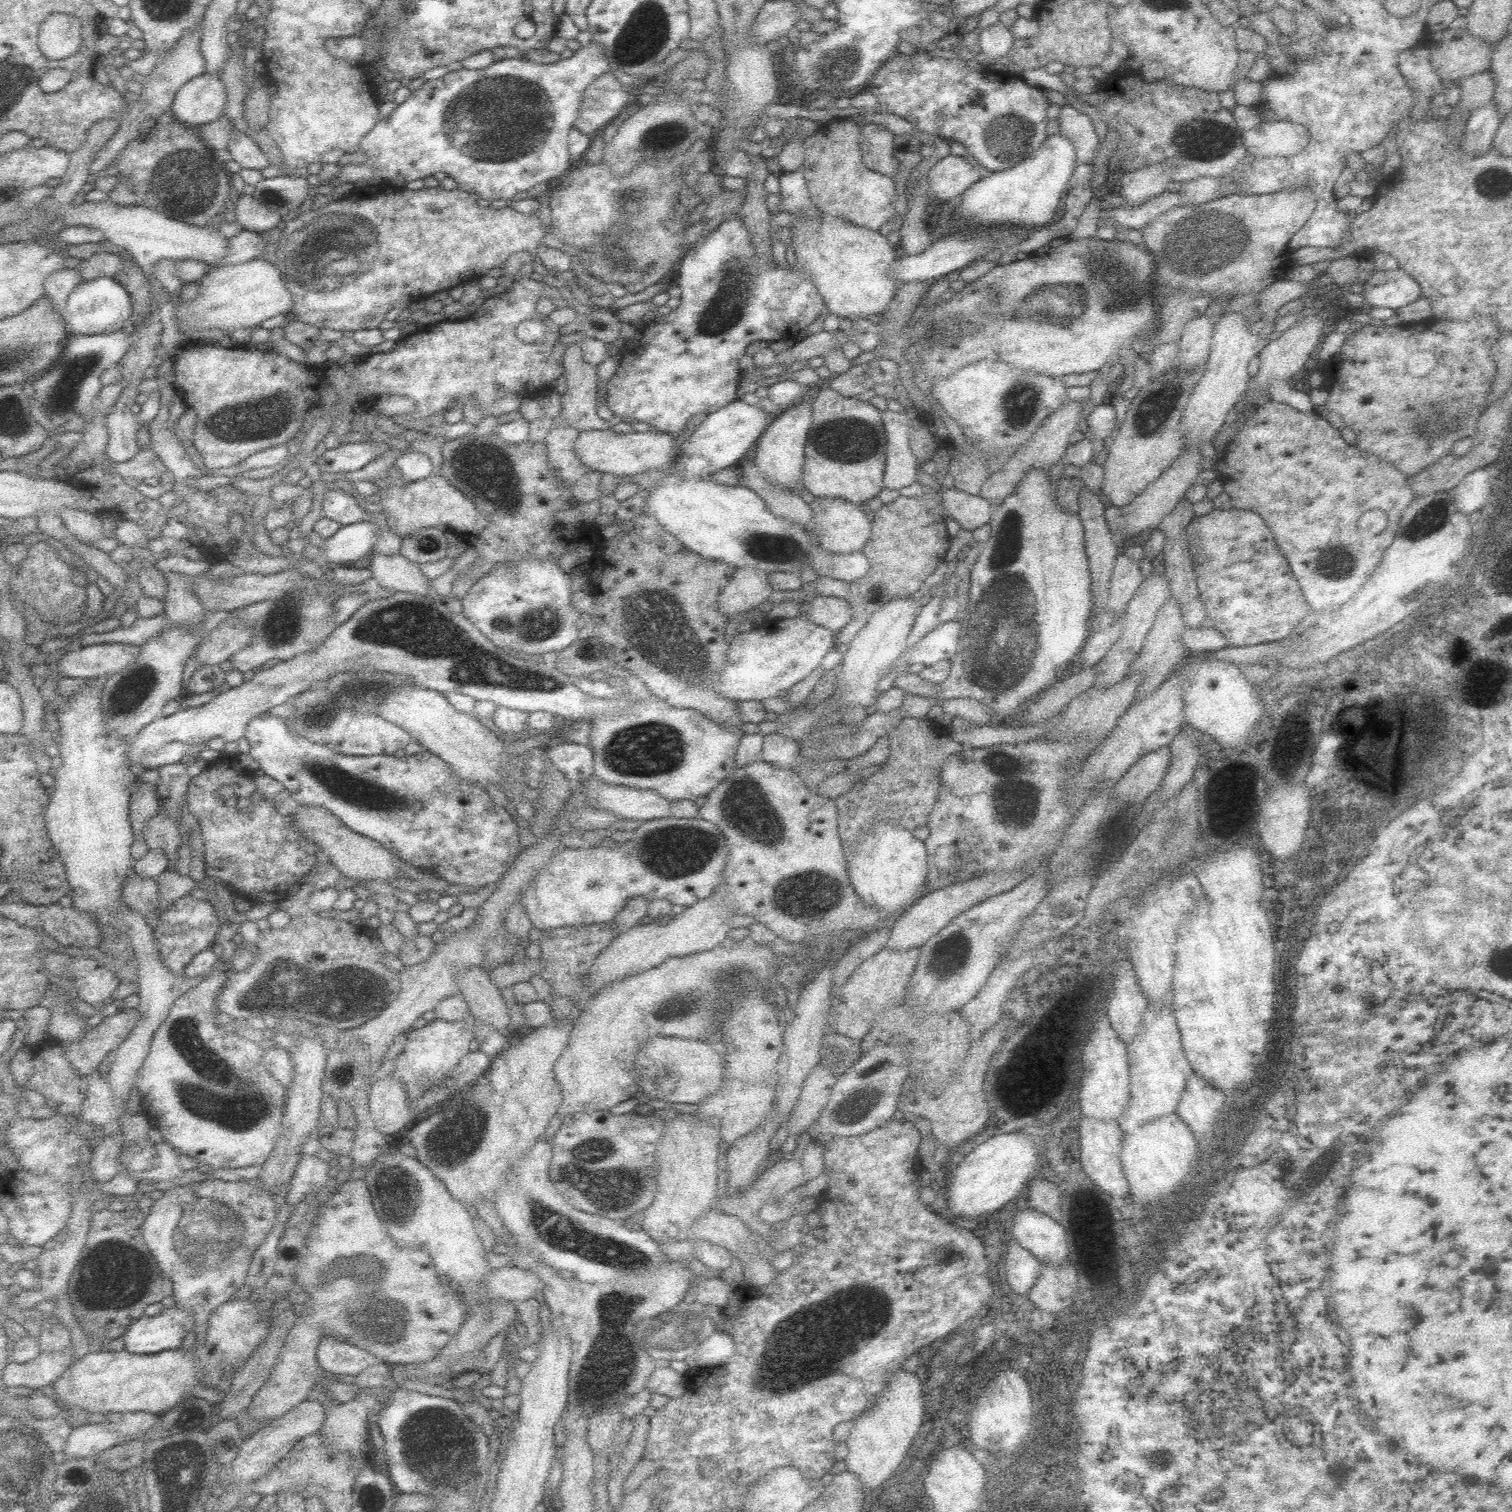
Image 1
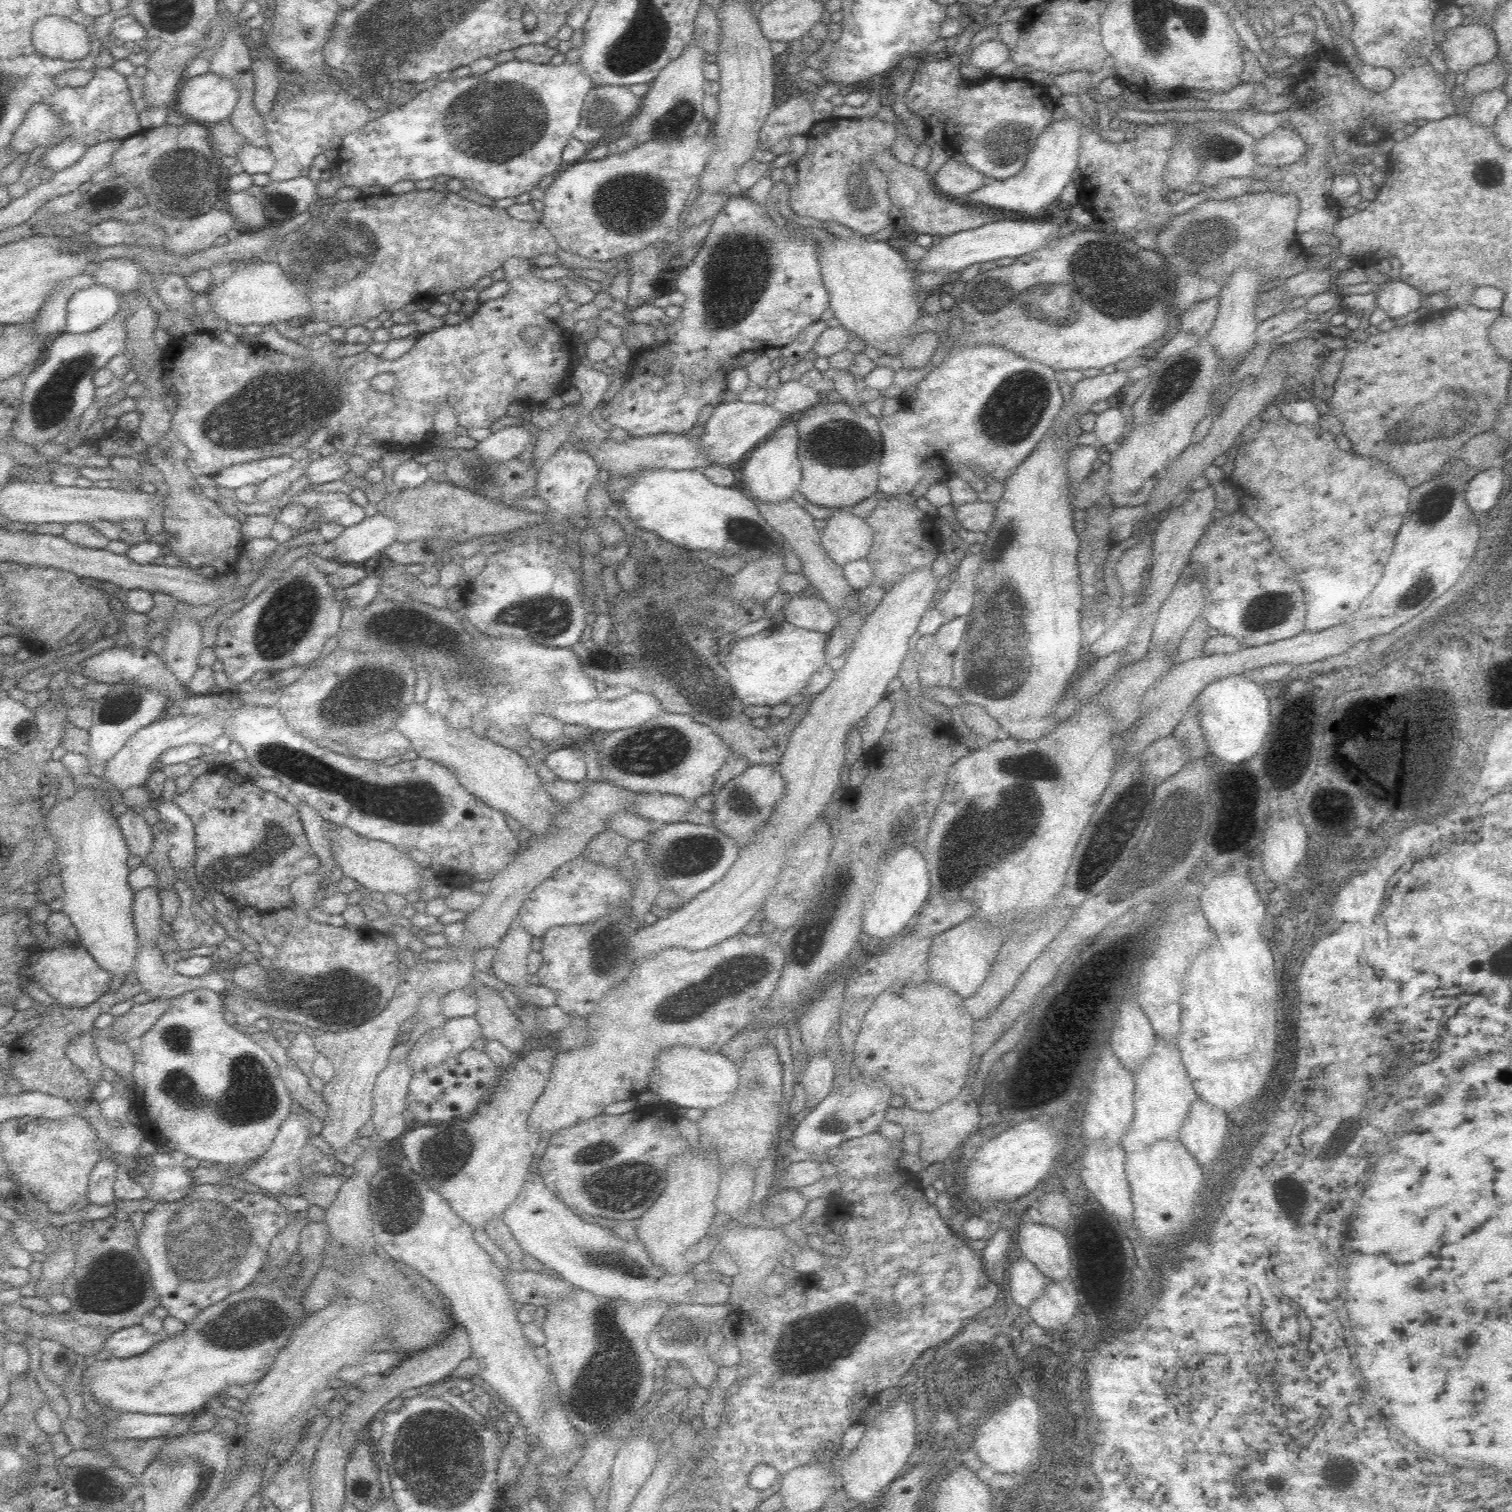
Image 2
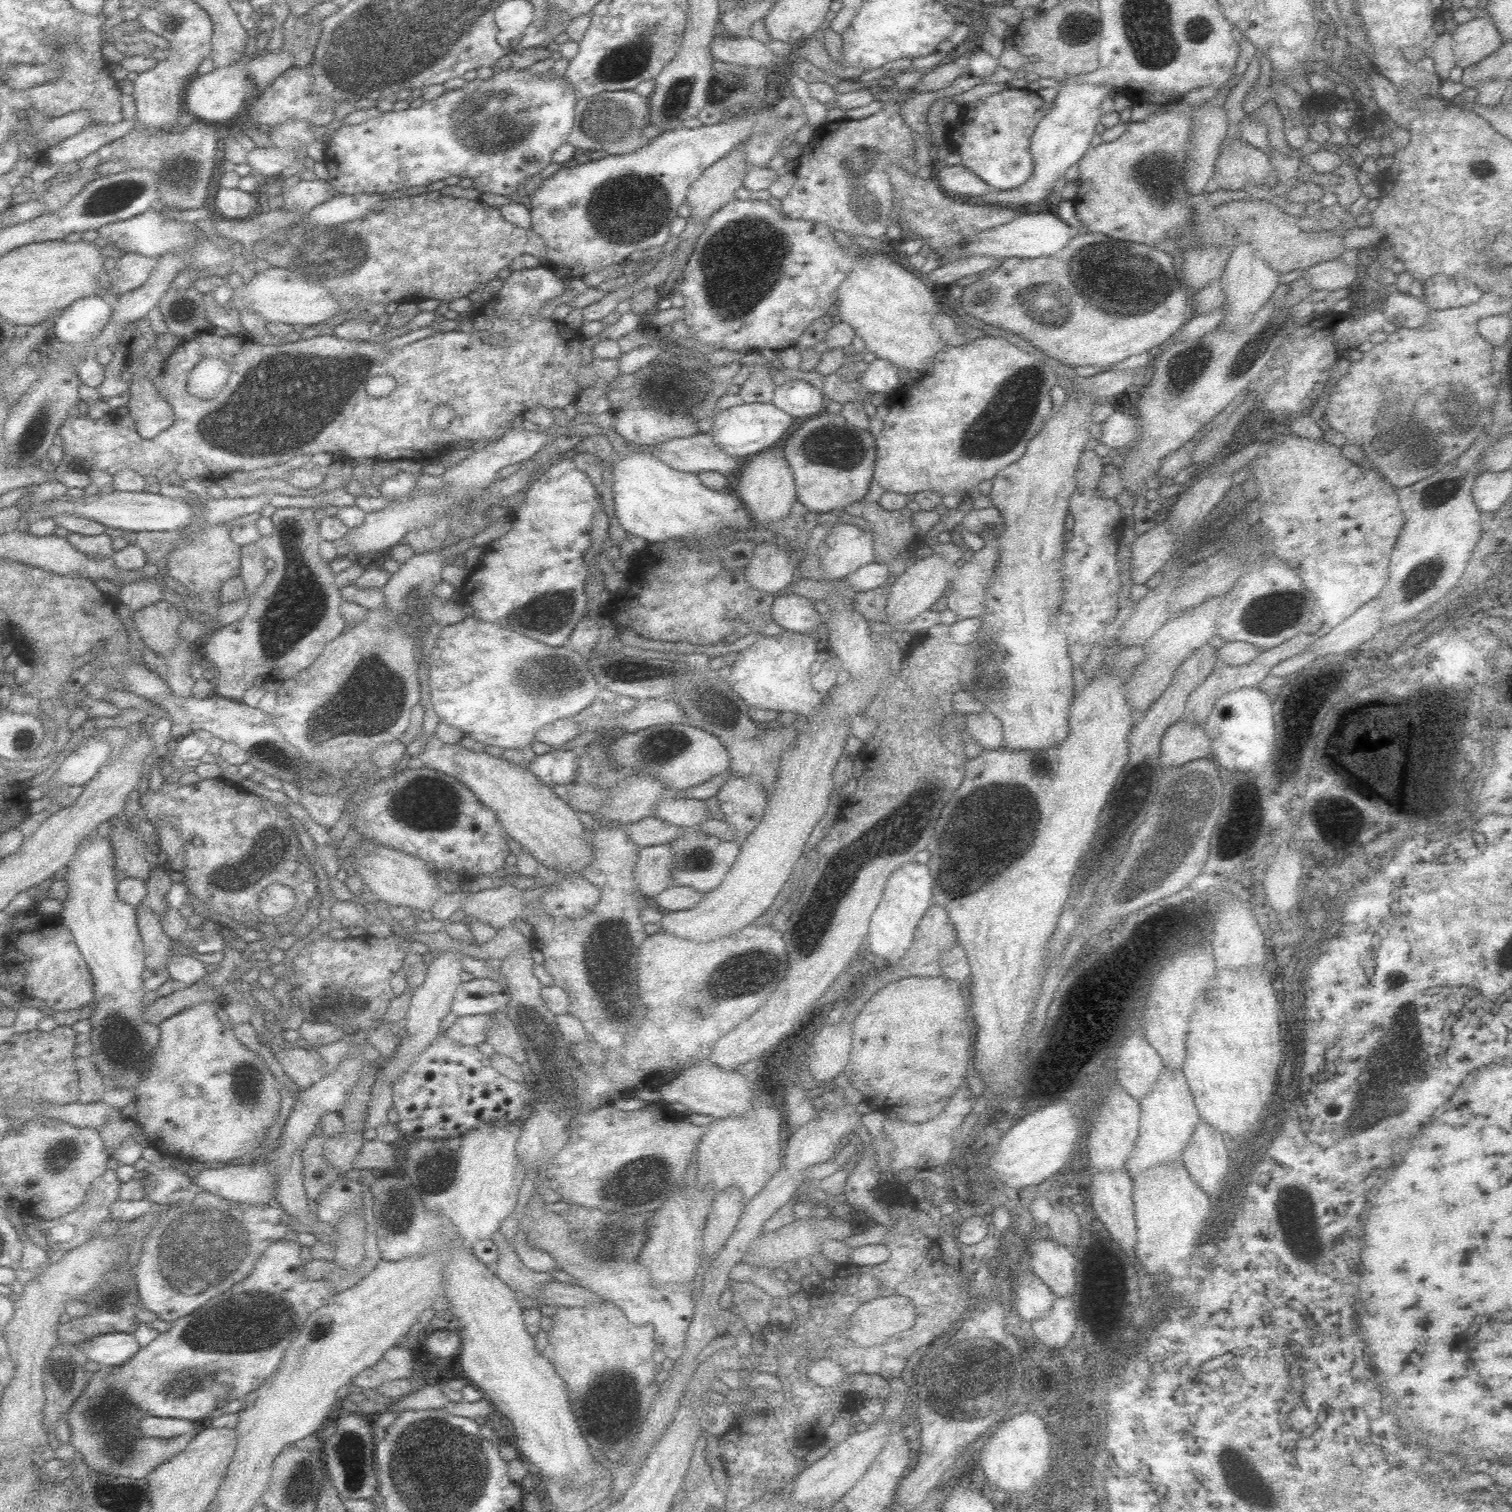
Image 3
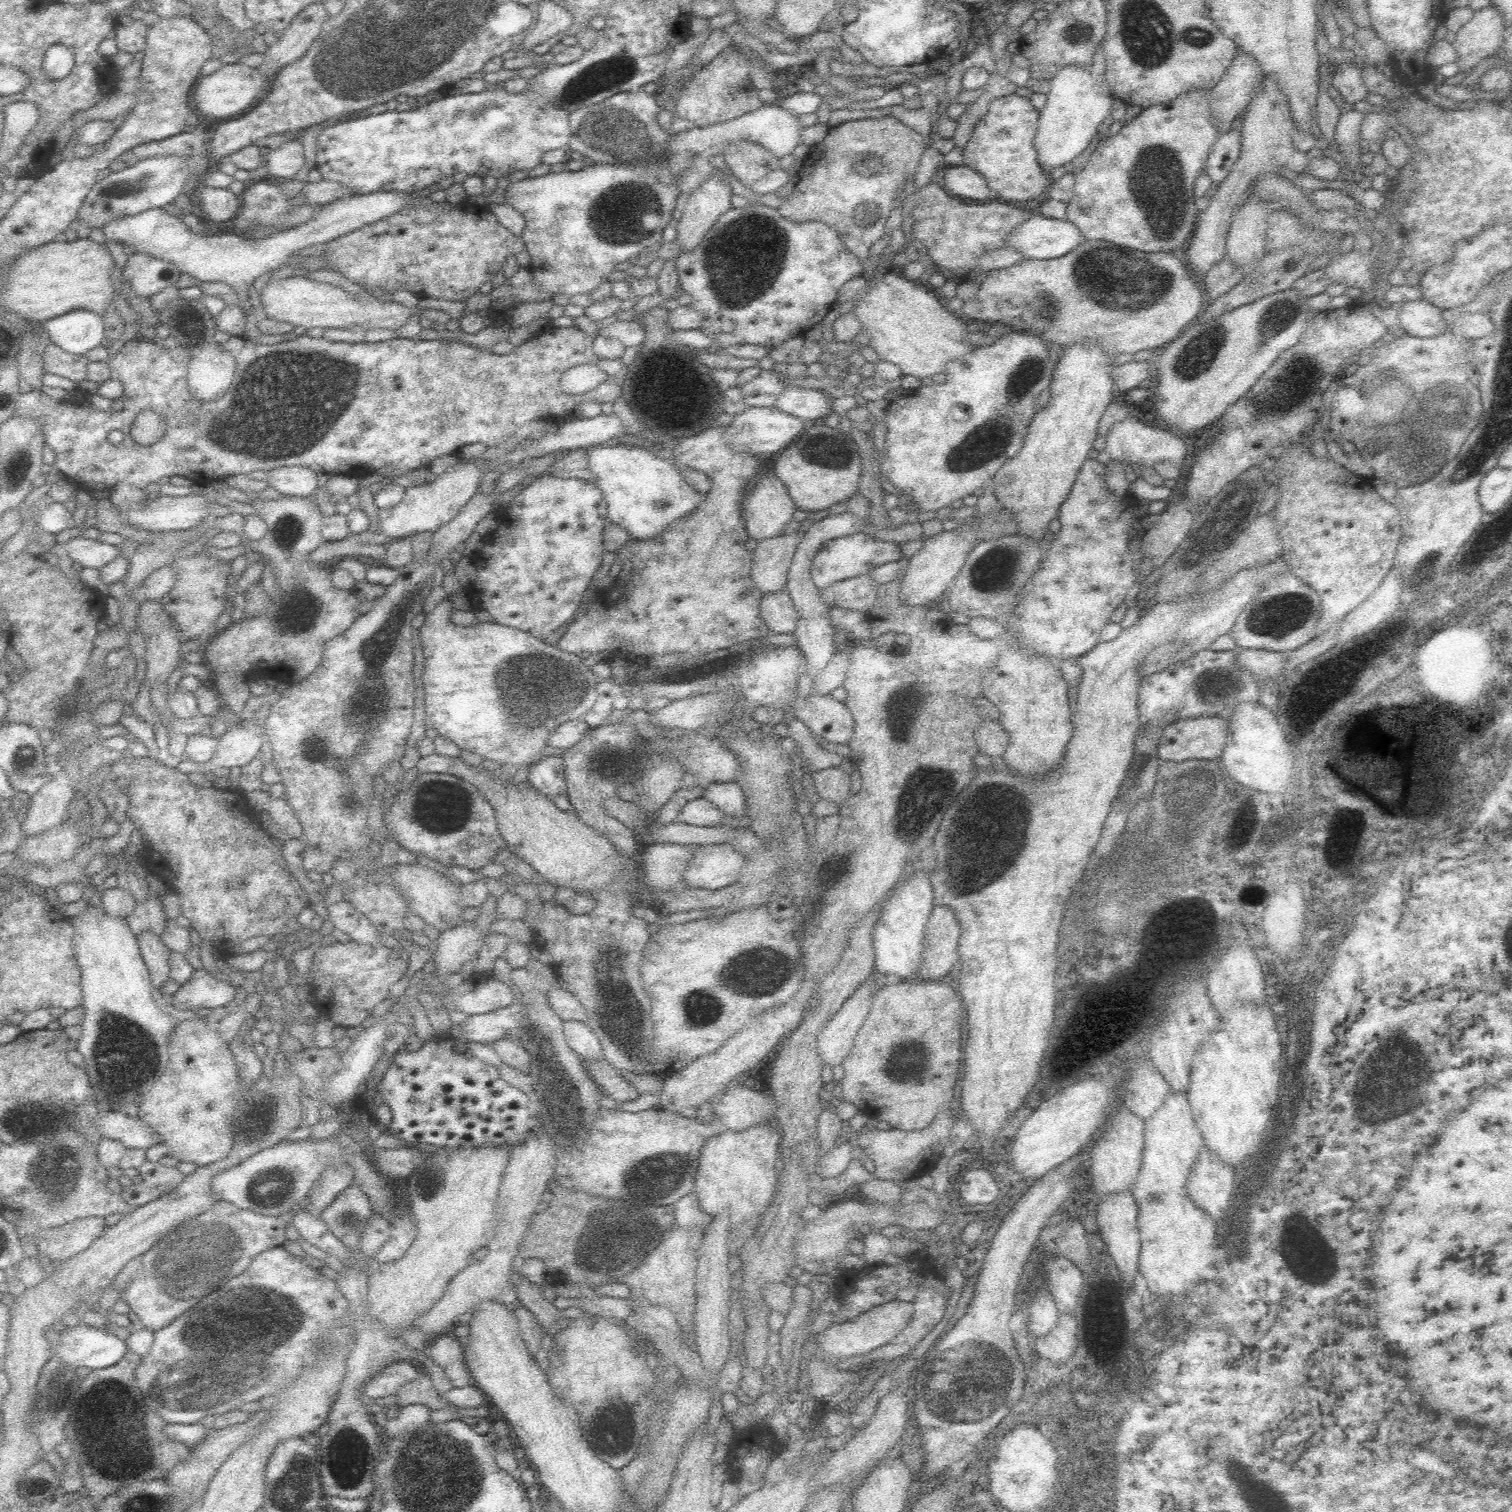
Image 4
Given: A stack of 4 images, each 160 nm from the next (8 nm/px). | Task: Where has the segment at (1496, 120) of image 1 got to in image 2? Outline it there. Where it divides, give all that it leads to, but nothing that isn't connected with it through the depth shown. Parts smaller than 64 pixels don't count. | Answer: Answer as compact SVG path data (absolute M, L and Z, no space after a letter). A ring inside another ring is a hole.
M1494 88L1472 97L1469 109L1464 113L1472 122L1491 126L1498 114L1510 102L1502 88Z

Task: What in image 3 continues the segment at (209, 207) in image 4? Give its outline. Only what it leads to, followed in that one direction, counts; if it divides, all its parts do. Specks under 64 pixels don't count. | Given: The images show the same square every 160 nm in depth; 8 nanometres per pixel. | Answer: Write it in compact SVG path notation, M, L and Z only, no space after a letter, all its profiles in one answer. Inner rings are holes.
M220 187L214 204L220 217L244 219L256 212L256 208L258 208L258 197L257 192L242 191L238 187Z

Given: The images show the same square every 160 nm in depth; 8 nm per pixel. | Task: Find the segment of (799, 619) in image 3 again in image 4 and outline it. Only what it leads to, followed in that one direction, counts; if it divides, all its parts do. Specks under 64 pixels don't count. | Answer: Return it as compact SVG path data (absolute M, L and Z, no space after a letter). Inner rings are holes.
M786 587L763 595L758 610L764 624L776 634L793 633L798 624L798 615Z

